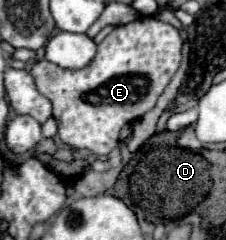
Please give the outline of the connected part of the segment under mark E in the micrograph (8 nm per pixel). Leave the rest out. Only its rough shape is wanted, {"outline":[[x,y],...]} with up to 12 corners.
{"outline":[[116,26],[80,70],[38,60],[58,136],[106,156],[182,60],[178,28]]}

